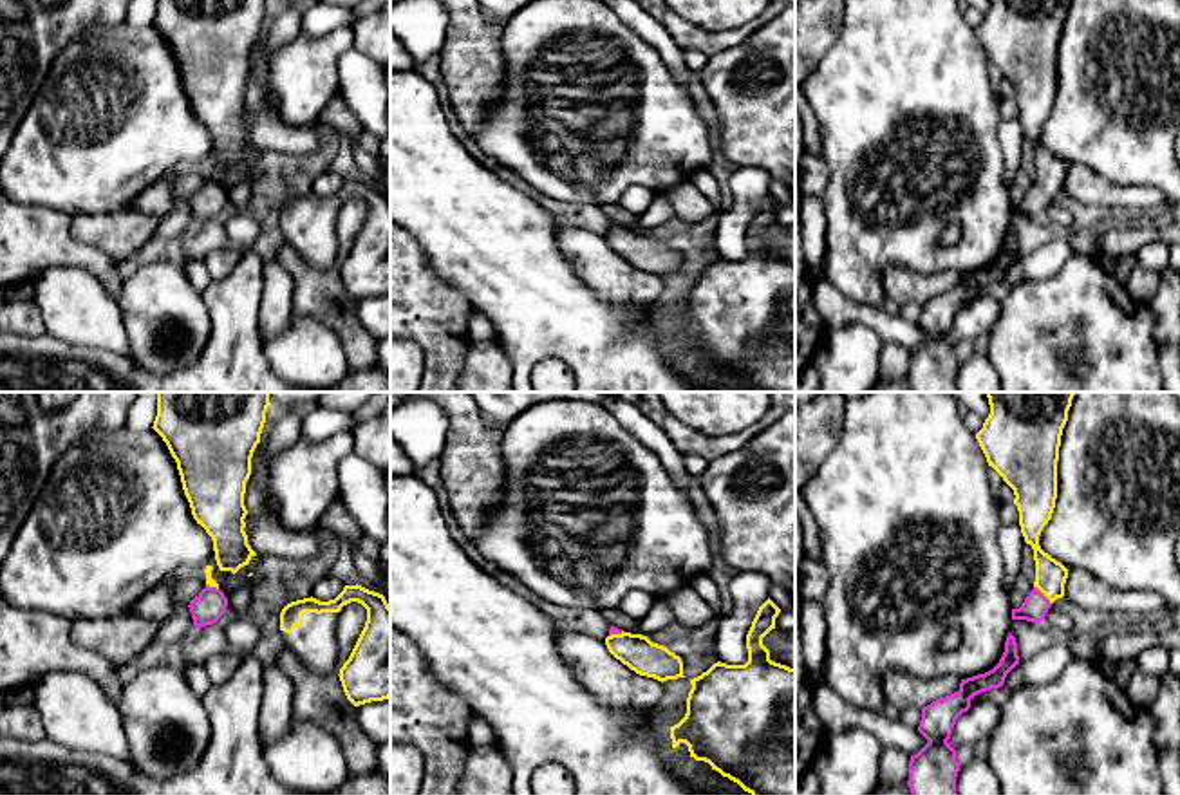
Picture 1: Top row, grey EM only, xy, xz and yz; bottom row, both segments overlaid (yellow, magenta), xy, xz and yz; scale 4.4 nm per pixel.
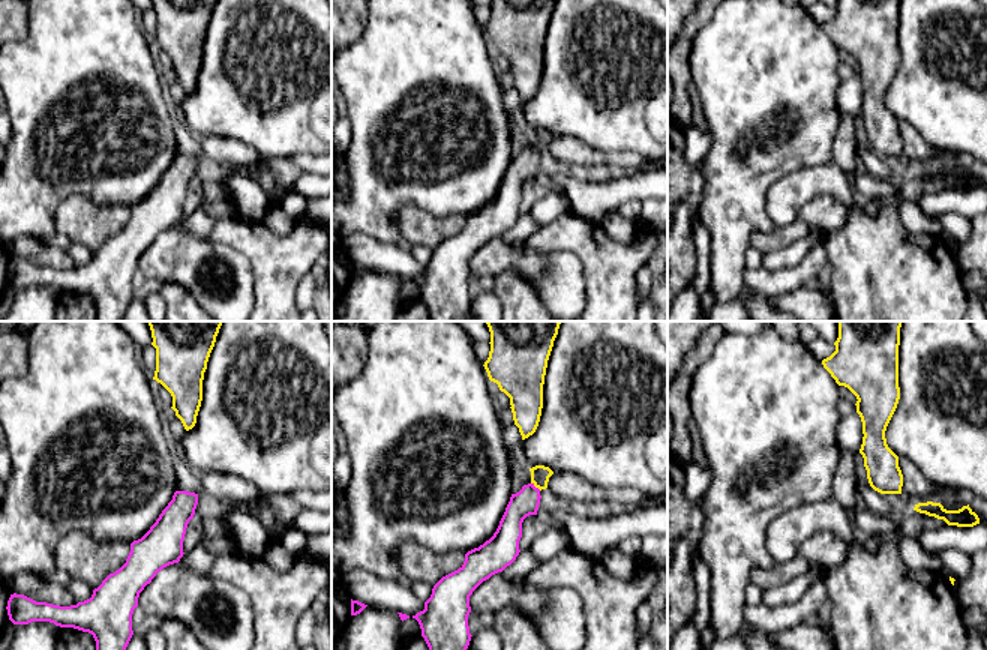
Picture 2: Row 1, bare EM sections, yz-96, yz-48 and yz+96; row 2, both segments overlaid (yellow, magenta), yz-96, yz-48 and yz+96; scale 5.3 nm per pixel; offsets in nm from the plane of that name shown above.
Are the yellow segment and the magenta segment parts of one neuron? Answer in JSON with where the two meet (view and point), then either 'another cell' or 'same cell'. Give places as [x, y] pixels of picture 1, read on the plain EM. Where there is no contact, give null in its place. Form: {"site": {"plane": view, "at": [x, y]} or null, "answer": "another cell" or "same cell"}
{"site": {"plane": "yz", "at": [1043, 188]}, "answer": "same cell"}

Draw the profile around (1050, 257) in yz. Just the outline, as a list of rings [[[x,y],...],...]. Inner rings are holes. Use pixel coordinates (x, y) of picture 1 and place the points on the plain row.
[[[1057,233],[1041,246],[1034,257],[1019,257],[1005,273],[1003,282],[1017,285],[1026,280],[1046,280],[1054,276],[1073,253],[1066,233]]]

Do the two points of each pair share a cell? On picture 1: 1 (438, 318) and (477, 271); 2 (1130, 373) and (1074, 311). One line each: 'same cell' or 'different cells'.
1: different cells
2: same cell

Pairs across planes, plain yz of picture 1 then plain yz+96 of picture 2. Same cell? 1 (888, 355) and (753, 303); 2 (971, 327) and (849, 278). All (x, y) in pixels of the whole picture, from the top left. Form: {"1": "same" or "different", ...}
{"1": "same", "2": "different"}

